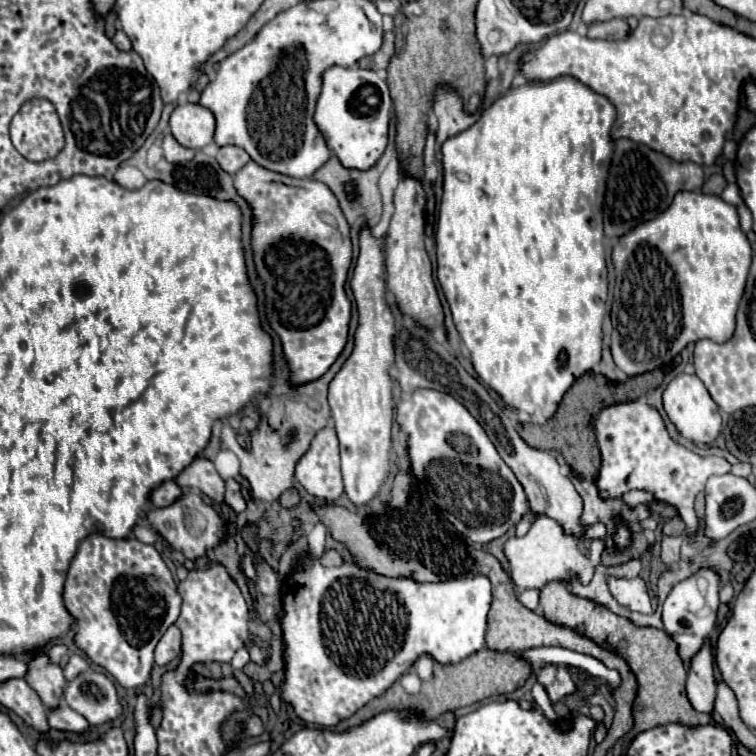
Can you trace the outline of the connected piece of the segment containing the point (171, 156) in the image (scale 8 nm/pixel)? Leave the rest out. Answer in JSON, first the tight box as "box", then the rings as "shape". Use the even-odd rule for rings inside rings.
{"box":[162,133,194,163],"shape":[[[170,133],[164,135],[162,147],[164,147],[164,157],[166,157],[170,163],[184,163],[184,161],[190,161],[190,159],[194,157],[194,151],[182,147]]]}

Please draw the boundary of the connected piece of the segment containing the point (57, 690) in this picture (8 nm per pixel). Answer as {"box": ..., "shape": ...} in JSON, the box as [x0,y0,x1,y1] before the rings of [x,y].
{"box":[26,651,66,709],"shape":[[[40,651],[28,661],[28,673],[26,673],[28,685],[38,693],[40,701],[52,709],[58,705],[62,697],[62,689],[66,685],[66,679],[62,675],[60,665],[52,663],[50,657]]]}

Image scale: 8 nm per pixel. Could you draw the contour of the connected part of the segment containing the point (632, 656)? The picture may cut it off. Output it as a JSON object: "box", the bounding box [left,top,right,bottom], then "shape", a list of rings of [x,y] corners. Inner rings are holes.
{"box":[540,581,712,741],"shape":[[[552,581],[540,591],[540,607],[544,611],[544,617],[550,623],[568,627],[592,639],[600,647],[620,653],[620,657],[628,661],[628,667],[632,669],[638,681],[638,693],[632,703],[634,727],[626,733],[624,741],[632,741],[638,733],[658,727],[658,725],[666,725],[666,723],[680,723],[680,725],[696,727],[696,725],[706,725],[712,721],[712,715],[698,713],[688,703],[688,697],[684,691],[684,683],[686,683],[684,663],[676,651],[676,643],[666,631],[652,629],[652,627],[634,627],[628,619],[614,615],[606,607],[572,595],[566,583],[560,583],[560,581]]]}

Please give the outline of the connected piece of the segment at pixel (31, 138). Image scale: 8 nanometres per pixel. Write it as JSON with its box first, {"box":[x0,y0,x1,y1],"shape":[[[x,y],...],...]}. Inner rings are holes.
{"box":[10,99,64,163],"shape":[[[46,99],[26,101],[10,123],[10,139],[28,161],[40,163],[64,149],[64,131],[54,105]]]}

